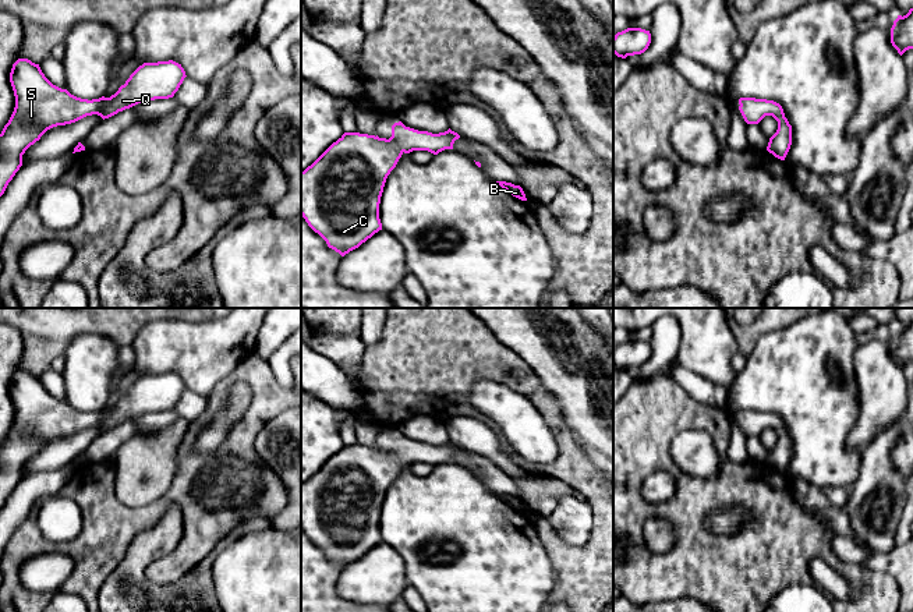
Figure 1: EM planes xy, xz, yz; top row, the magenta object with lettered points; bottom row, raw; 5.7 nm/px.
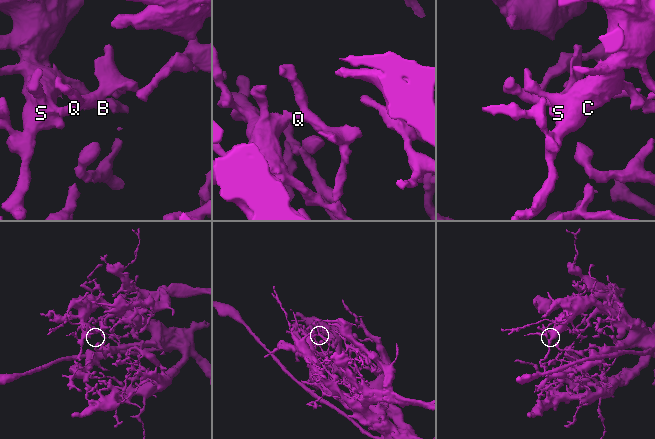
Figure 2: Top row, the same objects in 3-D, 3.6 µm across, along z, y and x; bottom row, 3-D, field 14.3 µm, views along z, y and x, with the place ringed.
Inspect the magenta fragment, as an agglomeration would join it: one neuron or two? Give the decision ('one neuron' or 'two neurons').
one neuron

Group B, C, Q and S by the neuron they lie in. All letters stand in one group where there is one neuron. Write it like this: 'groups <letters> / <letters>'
groups B C Q S

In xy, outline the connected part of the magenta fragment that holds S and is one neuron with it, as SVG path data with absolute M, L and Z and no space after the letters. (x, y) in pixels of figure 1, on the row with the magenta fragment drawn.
M18 59L10 82L15 107L0 134L0 197L22 166L22 155L50 128L98 114L103 120L144 100L169 99L185 78L181 64L144 63L110 98L81 99L53 85L39 64Z

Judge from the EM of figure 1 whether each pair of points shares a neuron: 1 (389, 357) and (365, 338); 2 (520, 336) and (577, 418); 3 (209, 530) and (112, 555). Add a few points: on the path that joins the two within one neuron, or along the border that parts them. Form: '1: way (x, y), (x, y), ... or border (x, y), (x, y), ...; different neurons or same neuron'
1: border (385, 322), (381, 338), (363, 353), (361, 374); different neurons
2: way (541, 357), (577, 393), (577, 398); same neuron
3: way (183, 503), (180, 501), (166, 501), (130, 529); same neuron

